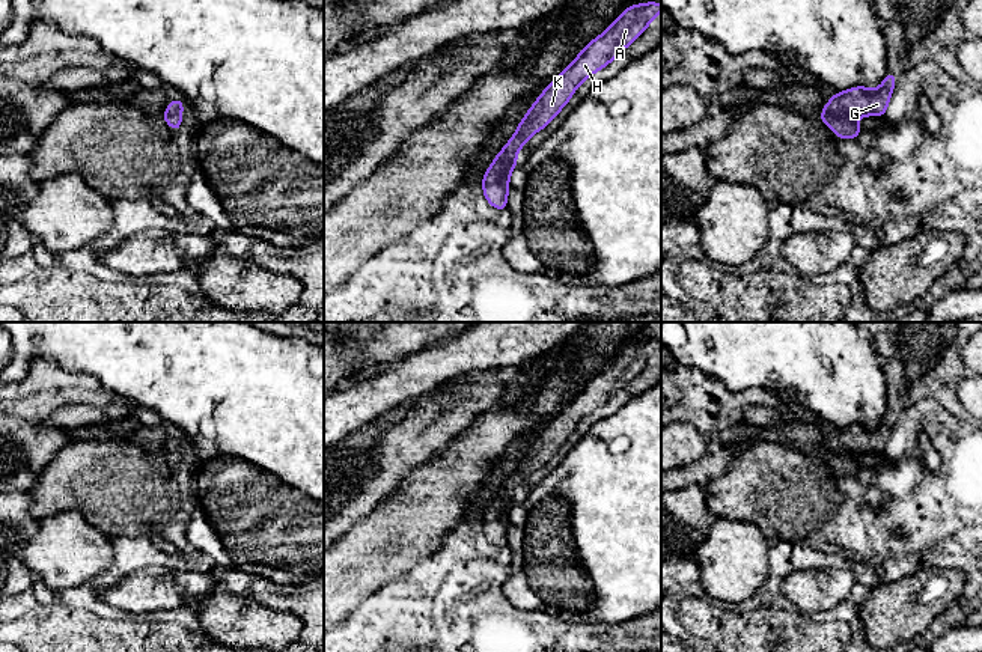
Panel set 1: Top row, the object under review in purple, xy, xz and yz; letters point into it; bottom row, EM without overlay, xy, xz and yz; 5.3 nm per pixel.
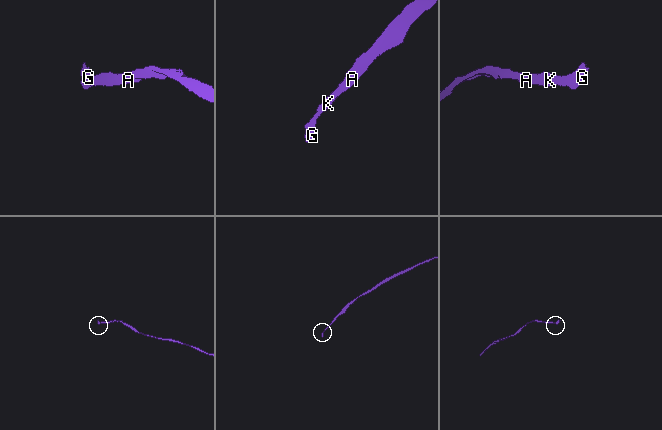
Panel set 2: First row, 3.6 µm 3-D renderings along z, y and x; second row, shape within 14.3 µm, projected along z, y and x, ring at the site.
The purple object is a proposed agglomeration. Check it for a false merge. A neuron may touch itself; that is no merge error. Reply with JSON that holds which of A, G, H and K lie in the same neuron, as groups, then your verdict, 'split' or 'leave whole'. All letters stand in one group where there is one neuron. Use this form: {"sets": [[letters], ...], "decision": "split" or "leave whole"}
{"sets": [["A", "G", "H", "K"]], "decision": "leave whole"}

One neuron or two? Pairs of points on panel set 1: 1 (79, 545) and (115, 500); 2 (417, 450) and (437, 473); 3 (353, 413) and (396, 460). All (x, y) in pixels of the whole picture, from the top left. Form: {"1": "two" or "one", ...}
{"1": "two", "2": "two", "3": "two"}

